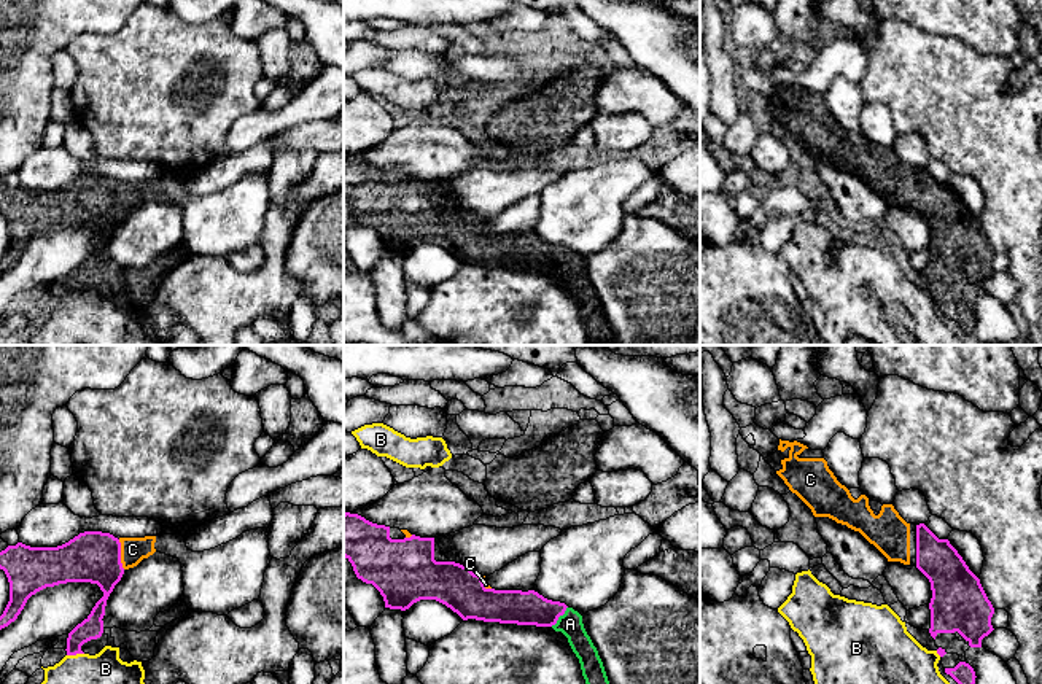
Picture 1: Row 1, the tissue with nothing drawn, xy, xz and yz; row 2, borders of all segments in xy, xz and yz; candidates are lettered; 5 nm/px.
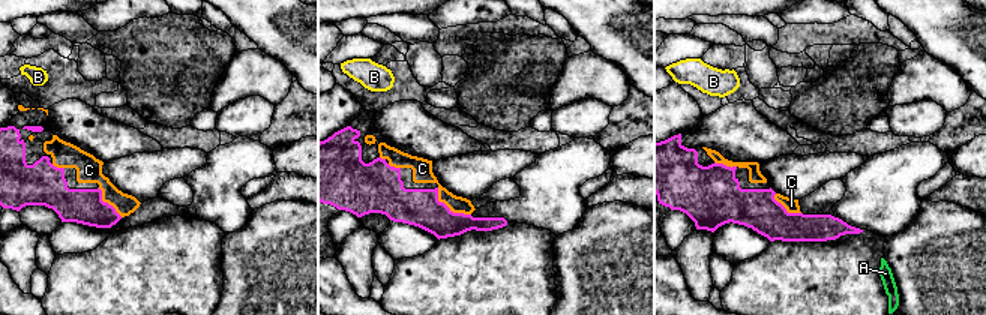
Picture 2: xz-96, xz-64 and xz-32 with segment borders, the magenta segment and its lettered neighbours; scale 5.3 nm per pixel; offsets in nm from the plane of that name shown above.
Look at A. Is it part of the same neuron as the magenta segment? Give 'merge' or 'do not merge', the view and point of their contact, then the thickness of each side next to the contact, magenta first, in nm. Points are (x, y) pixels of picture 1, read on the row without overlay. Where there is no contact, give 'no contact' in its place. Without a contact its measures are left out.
merge | xz (559, 260) | 180/120 nm

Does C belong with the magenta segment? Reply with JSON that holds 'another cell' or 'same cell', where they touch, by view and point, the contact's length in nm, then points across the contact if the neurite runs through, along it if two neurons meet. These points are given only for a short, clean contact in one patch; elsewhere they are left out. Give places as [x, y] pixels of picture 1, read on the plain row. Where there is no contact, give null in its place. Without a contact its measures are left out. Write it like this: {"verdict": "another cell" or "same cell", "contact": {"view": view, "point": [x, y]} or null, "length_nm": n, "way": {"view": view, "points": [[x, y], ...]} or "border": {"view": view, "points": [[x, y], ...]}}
{"verdict": "same cell", "contact": {"view": "xy", "point": [120, 198]}, "length_nm": 160}

